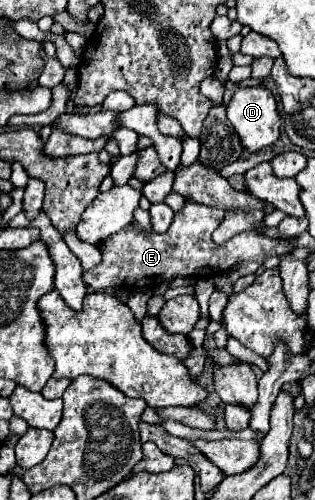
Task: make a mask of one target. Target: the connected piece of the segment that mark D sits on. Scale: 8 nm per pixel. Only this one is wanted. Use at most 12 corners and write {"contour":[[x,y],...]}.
{"contour":[[238,88],[226,108],[242,148],[256,154],[280,136],[270,90]]}

